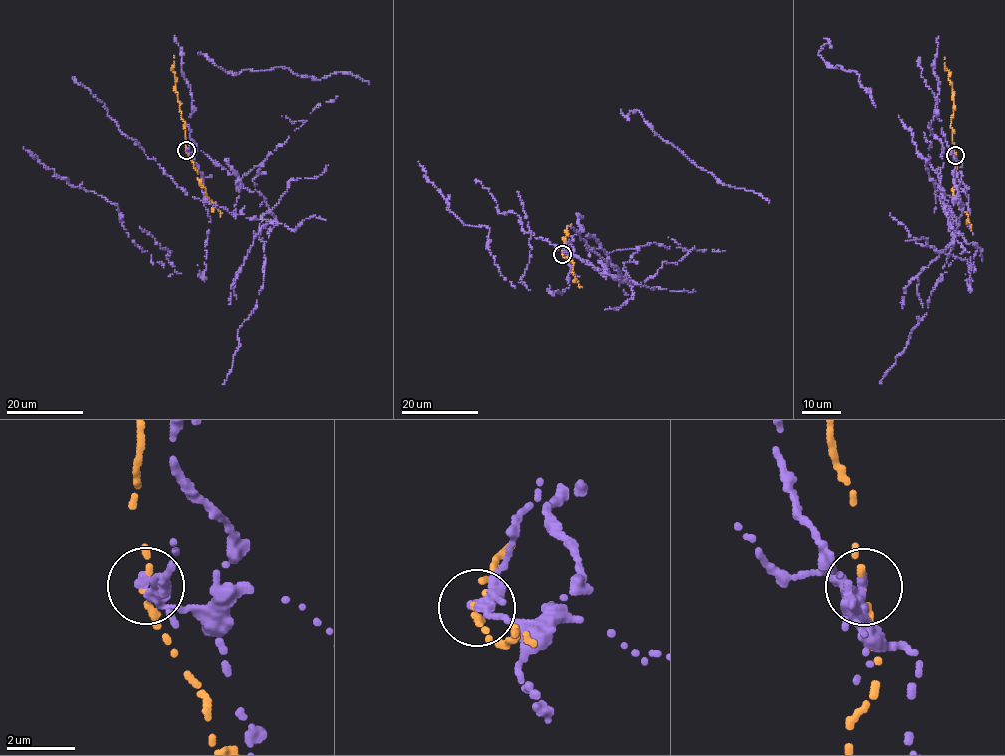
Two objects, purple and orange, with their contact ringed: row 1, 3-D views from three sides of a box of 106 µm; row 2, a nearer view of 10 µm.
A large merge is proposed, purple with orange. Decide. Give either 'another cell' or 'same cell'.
another cell

